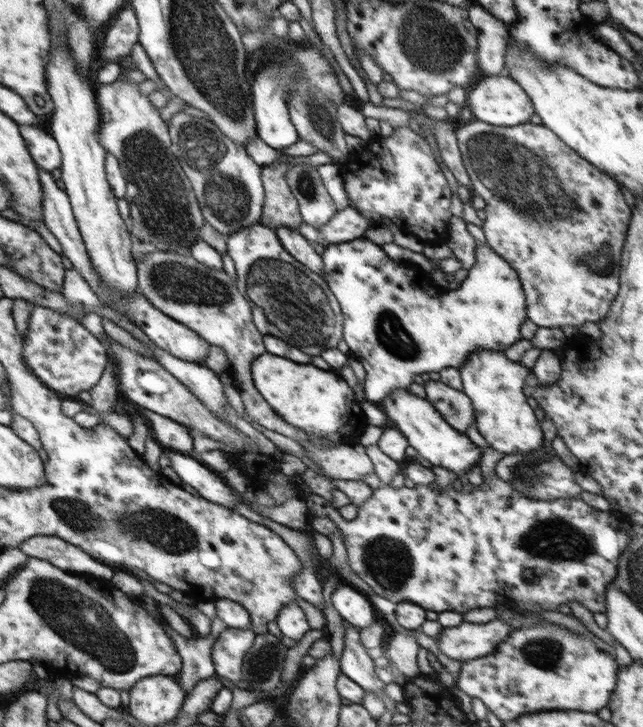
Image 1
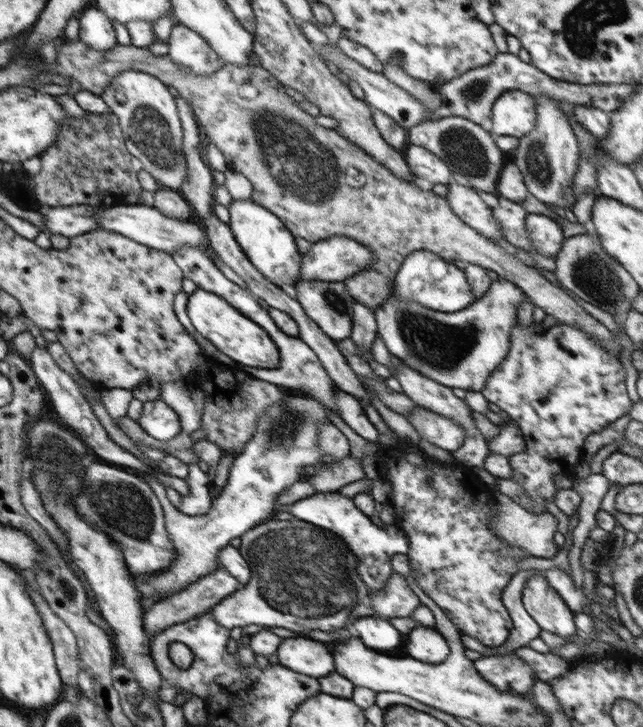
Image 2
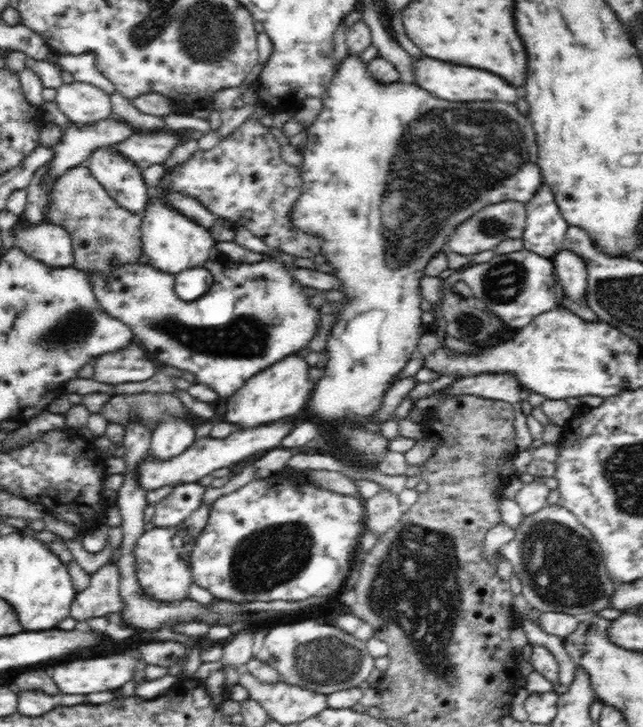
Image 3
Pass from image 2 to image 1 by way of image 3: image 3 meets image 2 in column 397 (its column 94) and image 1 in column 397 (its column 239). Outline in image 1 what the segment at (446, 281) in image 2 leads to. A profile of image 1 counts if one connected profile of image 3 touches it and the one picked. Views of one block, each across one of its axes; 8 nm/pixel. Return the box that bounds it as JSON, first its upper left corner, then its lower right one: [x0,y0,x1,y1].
[322,237,527,405]

